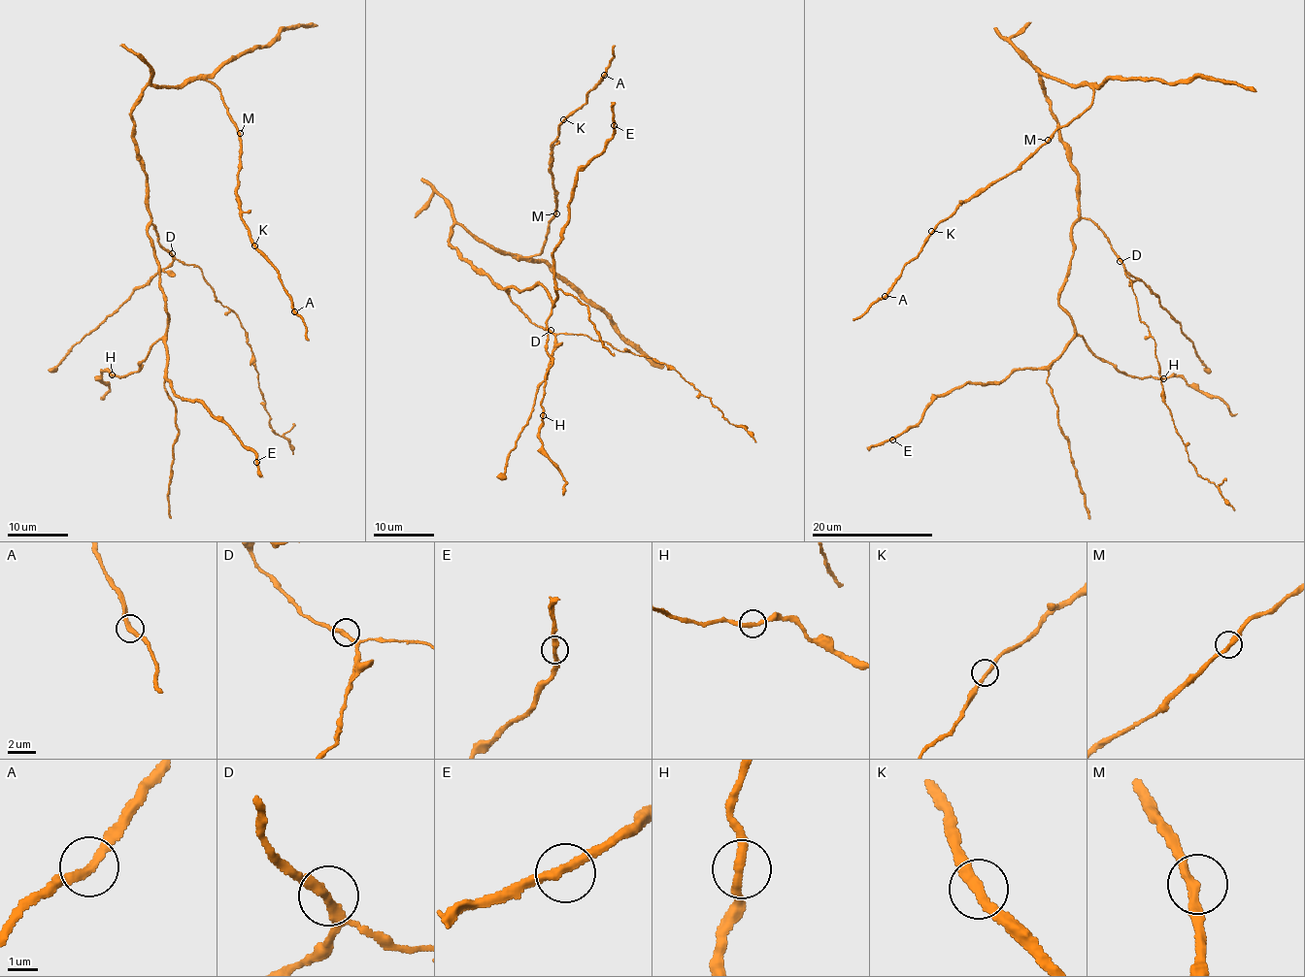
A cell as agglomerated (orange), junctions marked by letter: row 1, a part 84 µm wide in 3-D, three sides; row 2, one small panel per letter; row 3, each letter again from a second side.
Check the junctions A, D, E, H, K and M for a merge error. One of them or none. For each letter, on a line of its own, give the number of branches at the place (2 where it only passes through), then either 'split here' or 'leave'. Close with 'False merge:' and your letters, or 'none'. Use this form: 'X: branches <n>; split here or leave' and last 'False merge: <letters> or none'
A: branches 2; leave
D: branches 2; leave
E: branches 2; leave
H: branches 2; leave
K: branches 2; leave
M: branches 2; leave
False merge: none

